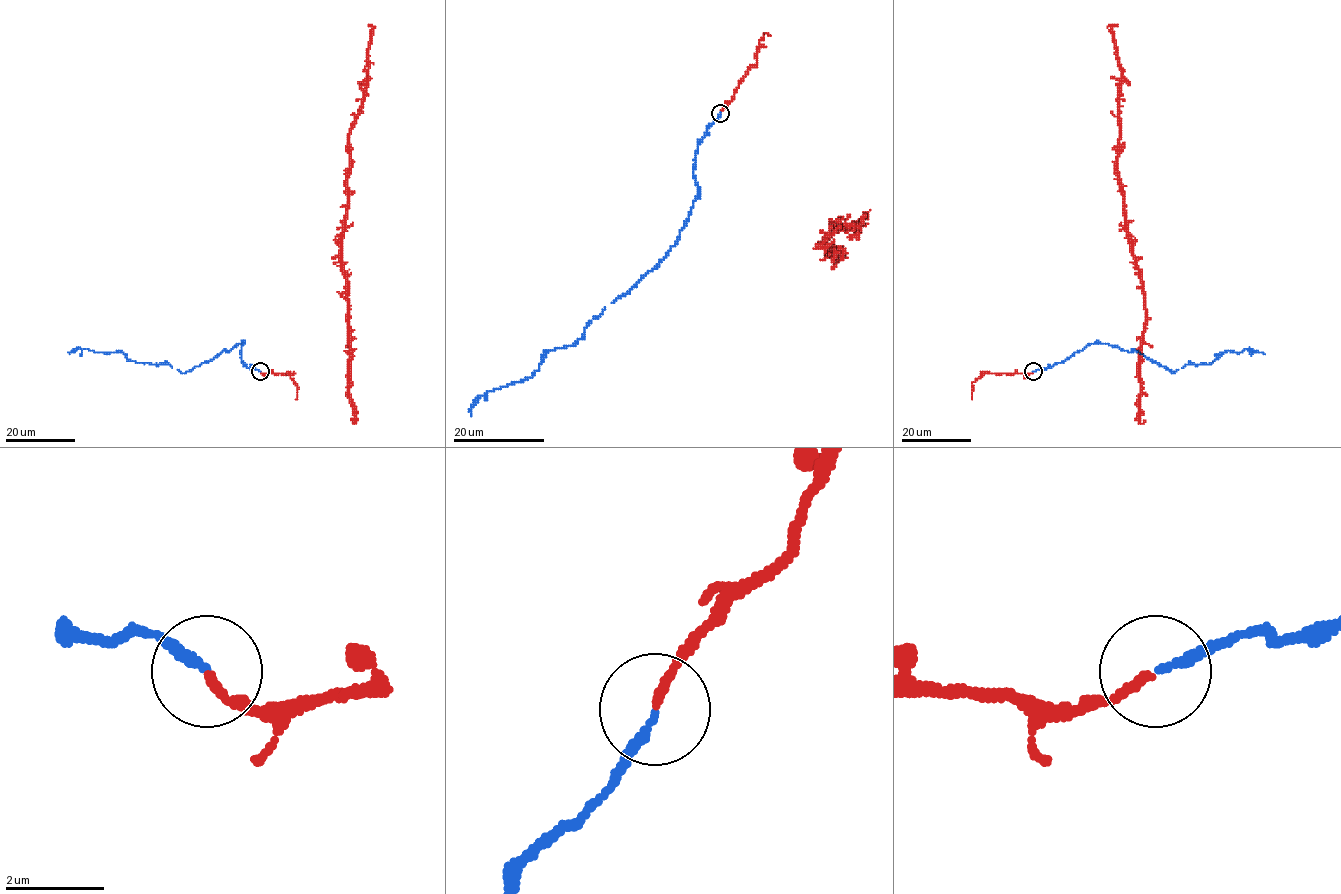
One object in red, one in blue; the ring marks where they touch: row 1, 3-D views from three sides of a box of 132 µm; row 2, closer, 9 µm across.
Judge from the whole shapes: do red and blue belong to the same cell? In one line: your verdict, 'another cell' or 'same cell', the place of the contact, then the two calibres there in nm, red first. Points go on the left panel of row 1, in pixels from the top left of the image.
same cell; at (260, 371); 170 nm thick on the red side, 180 nm on the other

